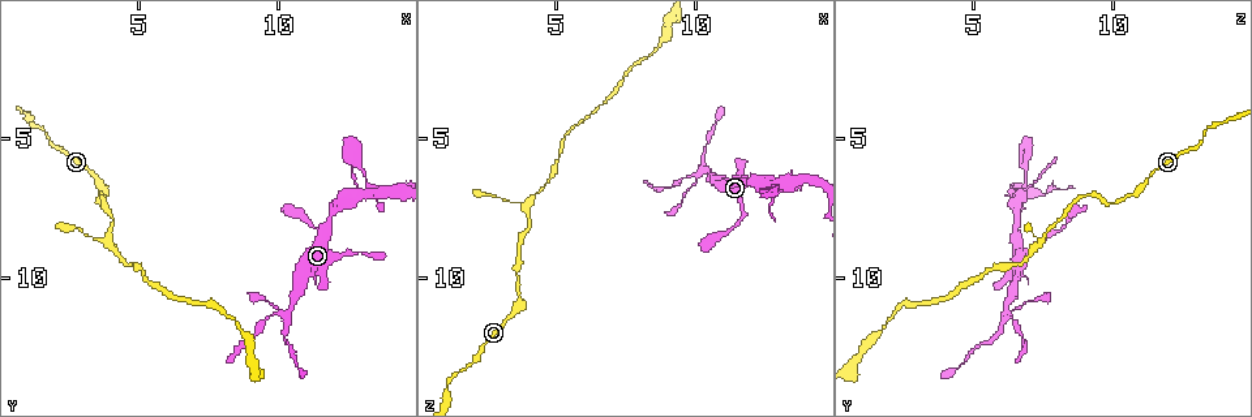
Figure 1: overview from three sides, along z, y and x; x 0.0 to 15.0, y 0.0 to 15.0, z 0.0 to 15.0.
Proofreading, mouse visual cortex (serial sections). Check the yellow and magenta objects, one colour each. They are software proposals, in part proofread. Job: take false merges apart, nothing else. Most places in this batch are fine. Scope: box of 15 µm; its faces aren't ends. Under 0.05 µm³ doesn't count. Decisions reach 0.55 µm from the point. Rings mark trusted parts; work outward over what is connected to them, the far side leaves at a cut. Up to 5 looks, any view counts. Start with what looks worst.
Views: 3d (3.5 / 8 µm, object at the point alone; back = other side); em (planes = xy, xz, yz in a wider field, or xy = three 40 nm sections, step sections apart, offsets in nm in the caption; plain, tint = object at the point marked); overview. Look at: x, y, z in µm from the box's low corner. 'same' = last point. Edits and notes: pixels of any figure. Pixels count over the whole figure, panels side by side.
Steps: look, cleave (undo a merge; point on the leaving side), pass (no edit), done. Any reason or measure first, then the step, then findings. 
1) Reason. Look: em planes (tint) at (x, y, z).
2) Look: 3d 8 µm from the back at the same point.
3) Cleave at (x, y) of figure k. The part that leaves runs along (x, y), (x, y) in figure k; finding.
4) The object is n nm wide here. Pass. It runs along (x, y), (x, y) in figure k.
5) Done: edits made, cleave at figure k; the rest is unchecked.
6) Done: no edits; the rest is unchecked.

A fork. Look: 3d 3.5 µm at (3.8, 8.5, 7.5).

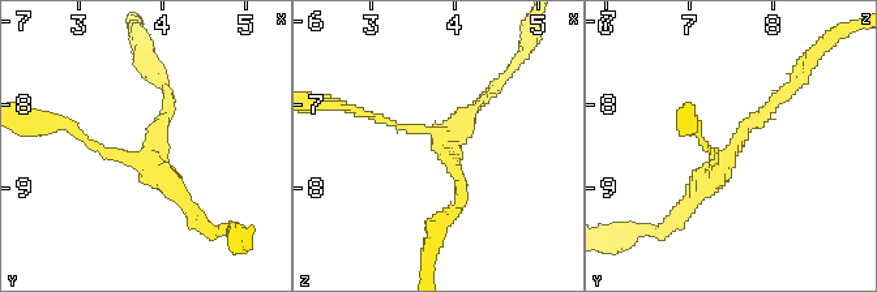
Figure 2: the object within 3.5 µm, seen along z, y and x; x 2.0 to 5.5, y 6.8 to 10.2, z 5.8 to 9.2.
Look: em xy step 2 (tint) at (3.90, 8.60, 7.50).

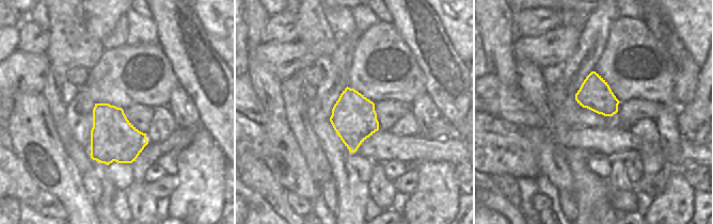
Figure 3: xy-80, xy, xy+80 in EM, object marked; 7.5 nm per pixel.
Pass. All the same cell.

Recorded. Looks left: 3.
Sharp bend. Look: 3d 8 µm at (10.4, 11.4, 6.2).

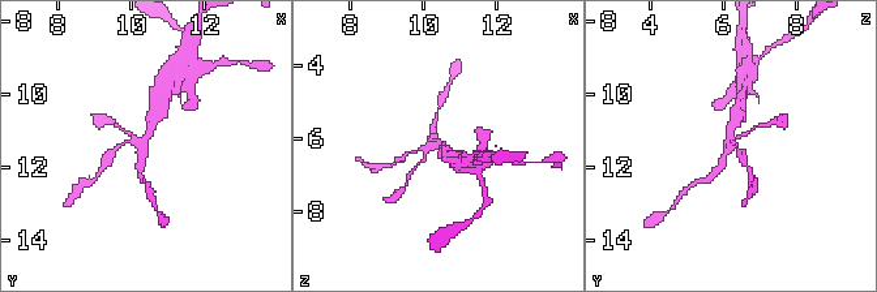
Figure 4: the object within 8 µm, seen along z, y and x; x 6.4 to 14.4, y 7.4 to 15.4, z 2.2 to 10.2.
4 arms meet here; the arms are 100, 150, 200, 350 nm wide. Look: em xy step 5 (tint) at (10.3, 11.4, 6.1).

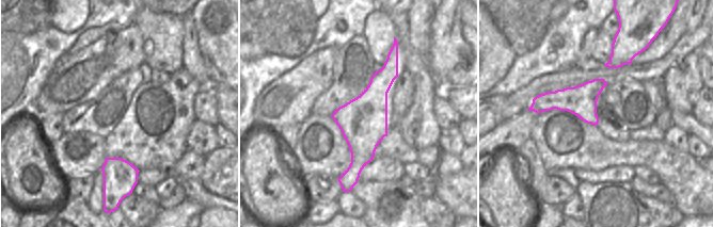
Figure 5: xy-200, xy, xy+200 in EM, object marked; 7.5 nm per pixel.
Pass. It runs along (158, 112), (144, 144), (124, 142), (112, 153) in figure 4; continuous, no second cell.

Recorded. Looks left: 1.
Done: no edits; the rest is unchecked.

